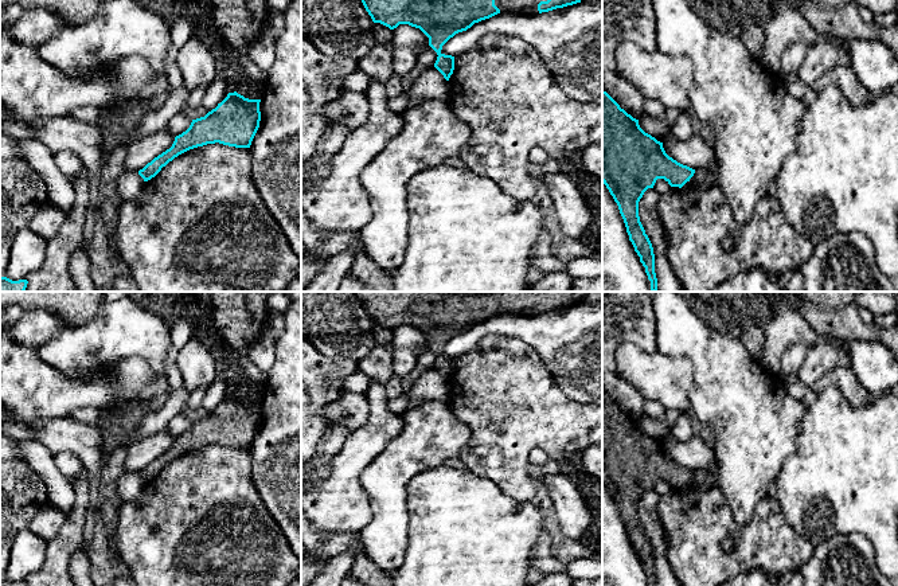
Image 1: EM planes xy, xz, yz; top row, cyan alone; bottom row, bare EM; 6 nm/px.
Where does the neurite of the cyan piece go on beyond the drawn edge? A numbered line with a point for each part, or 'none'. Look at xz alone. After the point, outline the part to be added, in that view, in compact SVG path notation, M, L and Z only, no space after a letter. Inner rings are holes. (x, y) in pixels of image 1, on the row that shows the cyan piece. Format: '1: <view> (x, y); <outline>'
1: xz (515, 7); M495 0L495 5L500 9L500 13L538 15L538 4L547 0Z

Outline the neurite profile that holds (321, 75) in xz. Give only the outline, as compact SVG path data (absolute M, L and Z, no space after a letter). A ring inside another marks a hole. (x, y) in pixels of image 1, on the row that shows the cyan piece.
M301 36L301 165L316 152L328 124L323 108L344 90L344 79L359 70L359 60L329 56Z

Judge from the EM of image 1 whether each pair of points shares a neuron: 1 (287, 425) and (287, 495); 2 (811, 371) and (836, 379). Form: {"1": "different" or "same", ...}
{"1": "same", "2": "different"}

